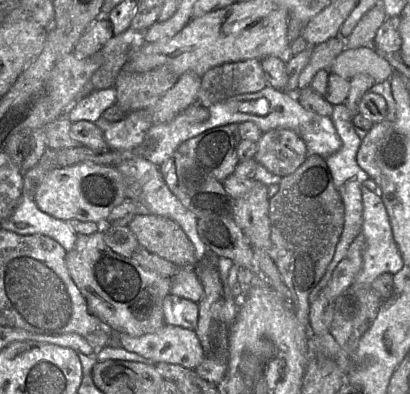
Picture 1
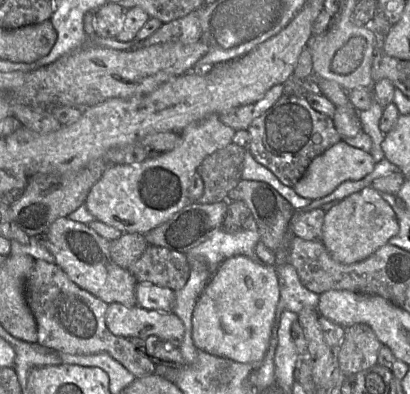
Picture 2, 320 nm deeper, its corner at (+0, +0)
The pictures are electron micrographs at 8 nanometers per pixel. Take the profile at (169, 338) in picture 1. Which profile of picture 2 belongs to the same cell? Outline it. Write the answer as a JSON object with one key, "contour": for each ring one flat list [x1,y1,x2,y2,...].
{"contour":[[111,303,108,304,105,320,112,334,127,339,147,339,150,336,157,336,175,348,179,348,184,339,184,324,173,312]]}

